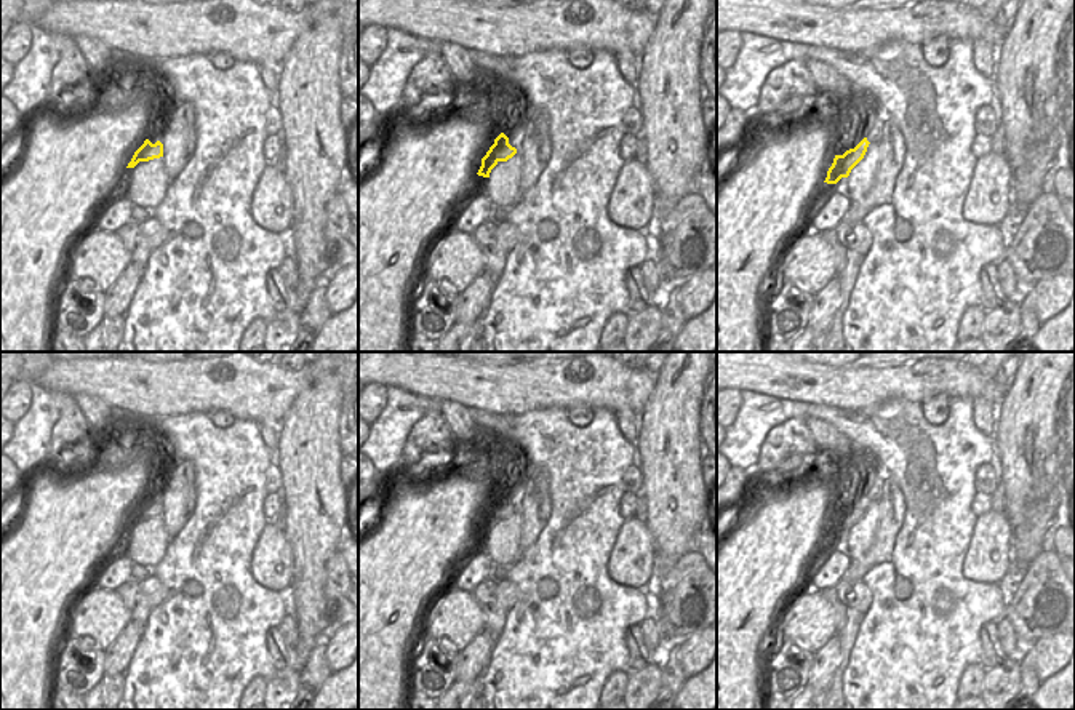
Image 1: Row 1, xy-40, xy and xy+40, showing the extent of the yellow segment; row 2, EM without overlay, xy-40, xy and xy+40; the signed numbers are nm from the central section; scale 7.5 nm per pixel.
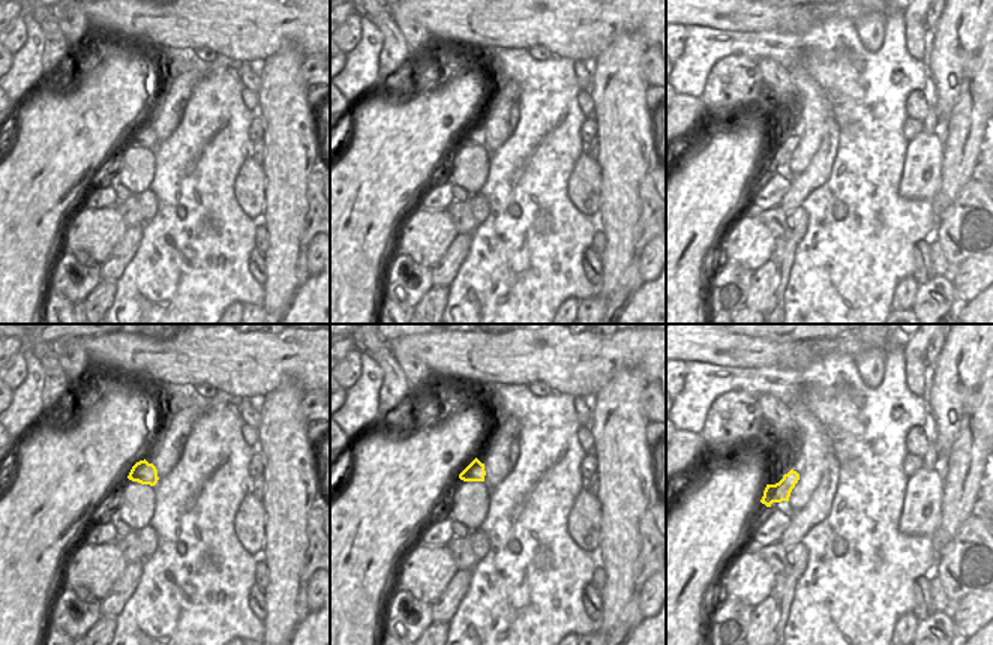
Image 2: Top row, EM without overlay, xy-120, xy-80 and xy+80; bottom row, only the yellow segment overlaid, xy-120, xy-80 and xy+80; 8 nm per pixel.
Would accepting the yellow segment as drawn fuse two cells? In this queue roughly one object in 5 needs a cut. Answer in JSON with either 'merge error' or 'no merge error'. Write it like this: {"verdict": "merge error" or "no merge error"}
{"verdict": "no merge error"}

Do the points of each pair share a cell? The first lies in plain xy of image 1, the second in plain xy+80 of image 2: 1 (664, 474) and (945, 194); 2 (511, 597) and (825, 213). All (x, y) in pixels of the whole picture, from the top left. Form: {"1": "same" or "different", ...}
{"1": "different", "2": "different"}

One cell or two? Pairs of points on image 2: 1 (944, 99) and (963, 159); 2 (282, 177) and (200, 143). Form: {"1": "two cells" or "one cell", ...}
{"1": "two cells", "2": "two cells"}

